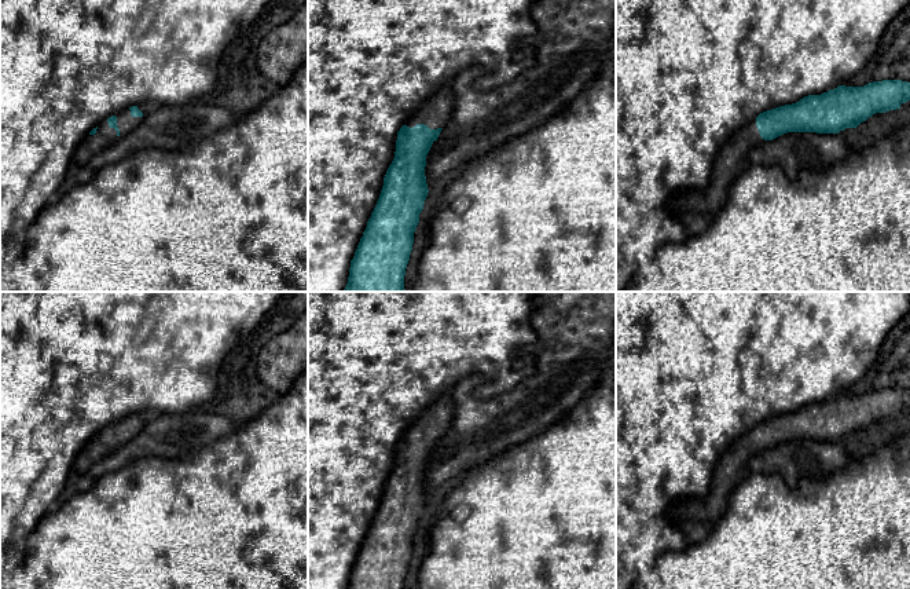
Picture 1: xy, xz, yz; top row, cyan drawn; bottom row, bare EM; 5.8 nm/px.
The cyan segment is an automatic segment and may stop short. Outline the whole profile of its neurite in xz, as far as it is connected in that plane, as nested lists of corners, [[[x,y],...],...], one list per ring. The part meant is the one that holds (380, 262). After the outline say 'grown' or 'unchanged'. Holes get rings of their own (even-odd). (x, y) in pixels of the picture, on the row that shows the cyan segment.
[[[447,83],[430,96],[397,132],[396,151],[384,178],[377,205],[367,222],[344,292],[404,292],[404,275],[414,244],[419,213],[428,197],[426,156],[454,111],[455,89]]]; grown

